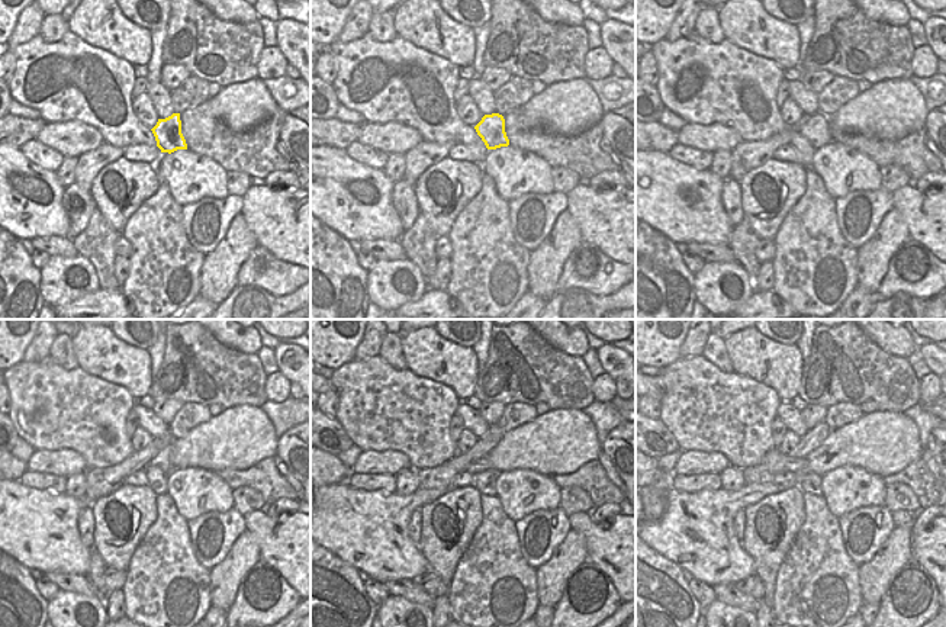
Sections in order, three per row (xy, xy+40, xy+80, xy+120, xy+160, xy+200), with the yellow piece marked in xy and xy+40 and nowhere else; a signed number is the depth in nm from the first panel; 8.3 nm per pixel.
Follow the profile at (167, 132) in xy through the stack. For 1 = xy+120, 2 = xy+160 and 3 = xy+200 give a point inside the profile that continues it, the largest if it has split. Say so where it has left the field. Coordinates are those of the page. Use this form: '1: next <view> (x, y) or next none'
1: next xy+120 (161, 460)
2: next xy+160 (482, 465)
3: next xy+200 (775, 460)

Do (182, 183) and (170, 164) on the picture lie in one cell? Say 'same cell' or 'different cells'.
same cell

